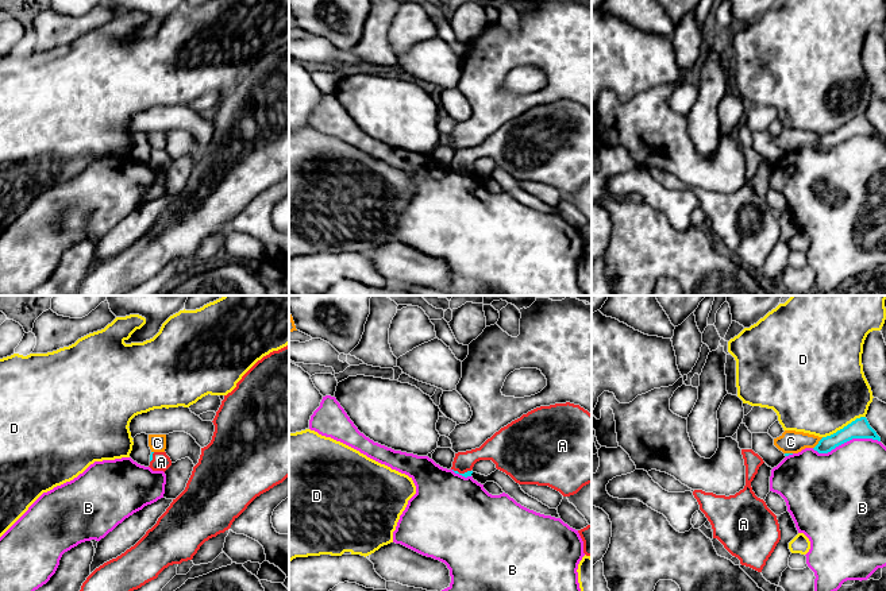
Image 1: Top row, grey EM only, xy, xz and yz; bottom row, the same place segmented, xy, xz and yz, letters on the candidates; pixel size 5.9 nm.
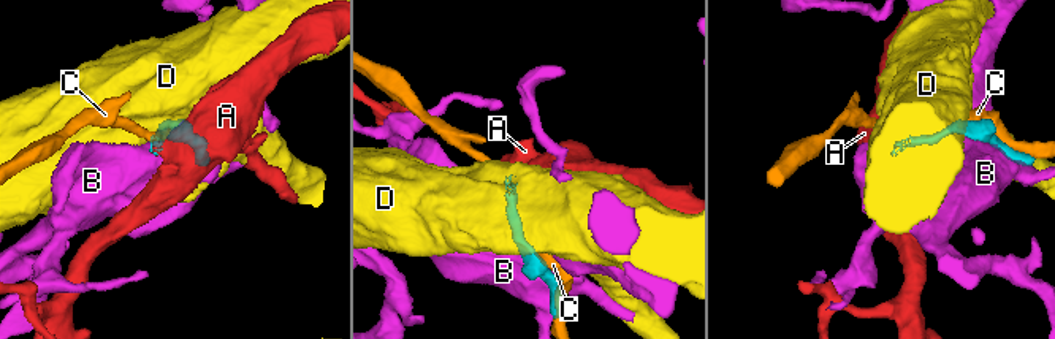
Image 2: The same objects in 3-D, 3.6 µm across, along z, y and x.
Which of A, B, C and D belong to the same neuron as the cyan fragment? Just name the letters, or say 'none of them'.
A

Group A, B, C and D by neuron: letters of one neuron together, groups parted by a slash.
A / B / C / D

